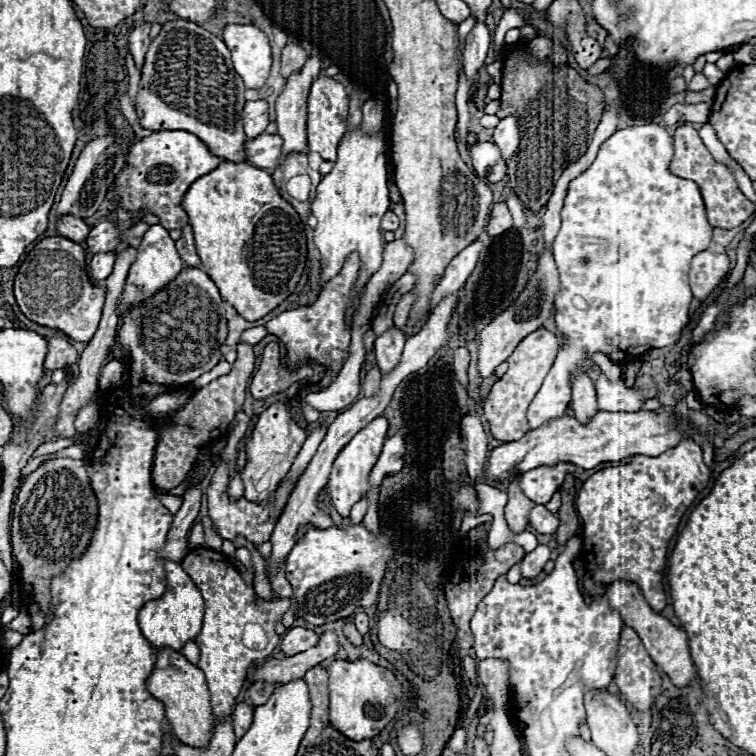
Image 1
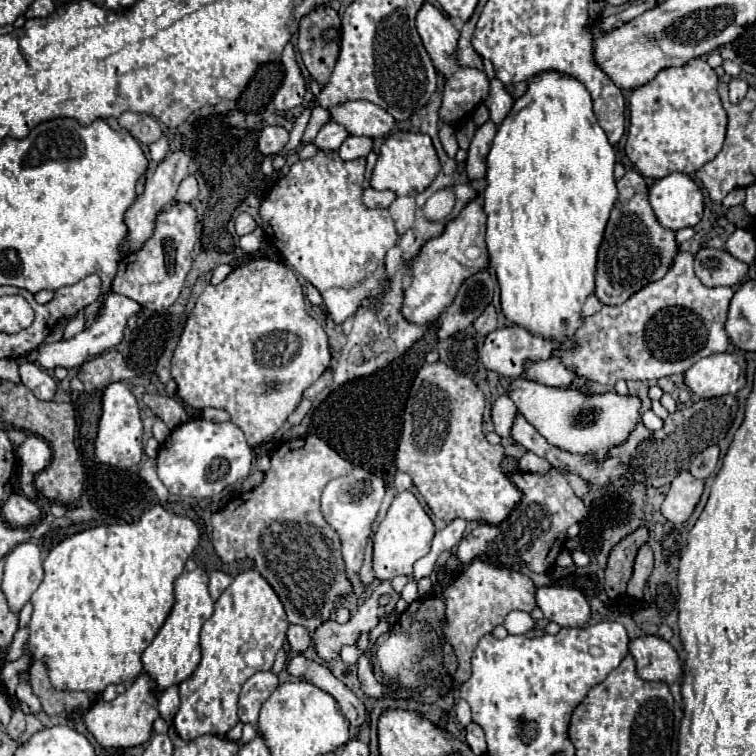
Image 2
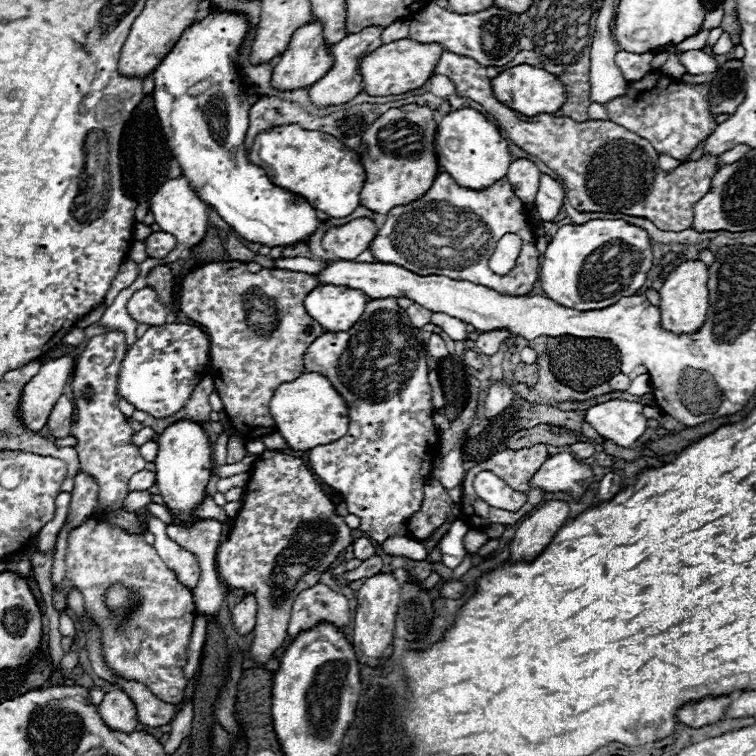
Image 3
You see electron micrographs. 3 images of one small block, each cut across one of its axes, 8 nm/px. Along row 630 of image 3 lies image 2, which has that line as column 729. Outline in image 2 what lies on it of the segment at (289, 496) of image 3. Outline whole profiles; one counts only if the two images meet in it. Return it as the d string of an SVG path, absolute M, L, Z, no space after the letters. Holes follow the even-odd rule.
M700 248L694 256L694 272L704 286L736 286L748 274L748 266L720 248Z

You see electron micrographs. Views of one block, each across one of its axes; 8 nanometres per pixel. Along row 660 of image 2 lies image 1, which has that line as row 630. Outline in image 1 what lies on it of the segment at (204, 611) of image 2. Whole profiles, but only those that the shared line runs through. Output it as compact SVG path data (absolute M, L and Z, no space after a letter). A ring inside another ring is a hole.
M166 560L164 562L166 572L166 590L160 598L146 602L138 612L138 622L142 628L142 634L146 640L150 640L152 646L168 646L174 650L182 650L182 646L188 640L194 640L202 628L202 614L204 614L204 600L200 596L200 590L194 586L190 576L182 570L178 562Z

